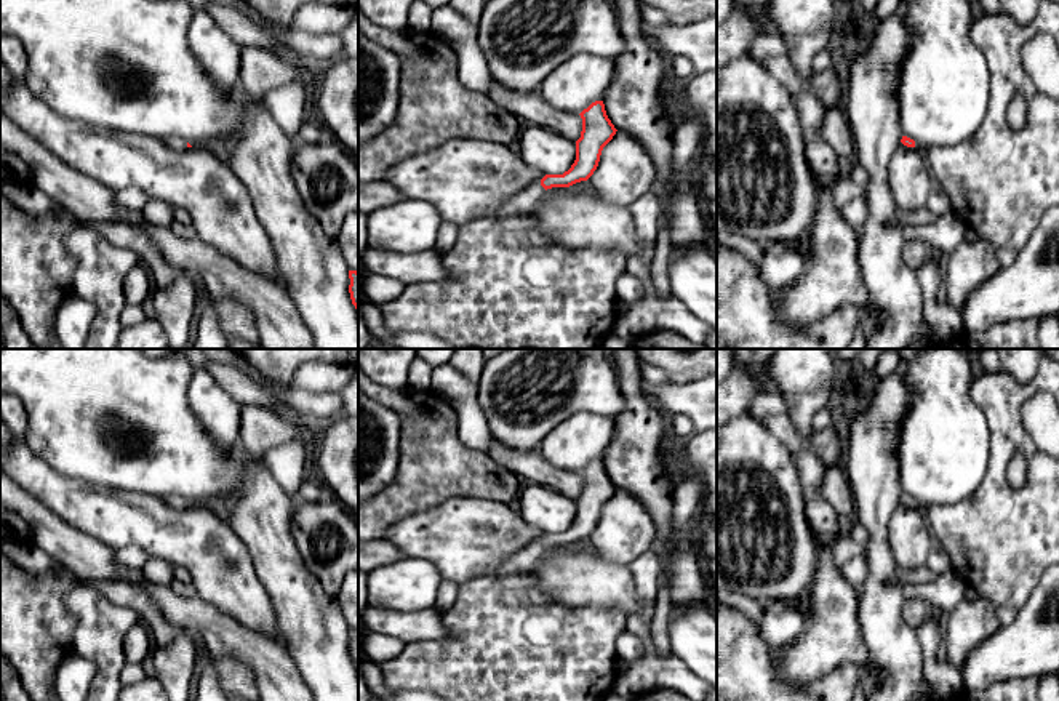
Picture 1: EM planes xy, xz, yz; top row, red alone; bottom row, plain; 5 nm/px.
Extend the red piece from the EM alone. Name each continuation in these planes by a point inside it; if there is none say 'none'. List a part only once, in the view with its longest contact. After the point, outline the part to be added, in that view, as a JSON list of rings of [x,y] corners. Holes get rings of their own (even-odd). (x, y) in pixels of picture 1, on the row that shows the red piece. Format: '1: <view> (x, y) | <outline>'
1: xz (527, 199) | [[[534,182],[522,192],[515,194],[512,198],[506,200],[498,210],[491,211],[490,218],[504,218],[517,213],[530,211],[544,195],[545,189],[541,182]]]

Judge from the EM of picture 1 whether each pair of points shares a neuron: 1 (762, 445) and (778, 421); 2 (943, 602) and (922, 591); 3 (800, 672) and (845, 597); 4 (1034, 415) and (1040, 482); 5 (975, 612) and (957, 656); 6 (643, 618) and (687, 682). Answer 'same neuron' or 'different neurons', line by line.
1: different neurons
2: same neuron
3: same neuron
4: different neurons
5: same neuron
6: same neuron

